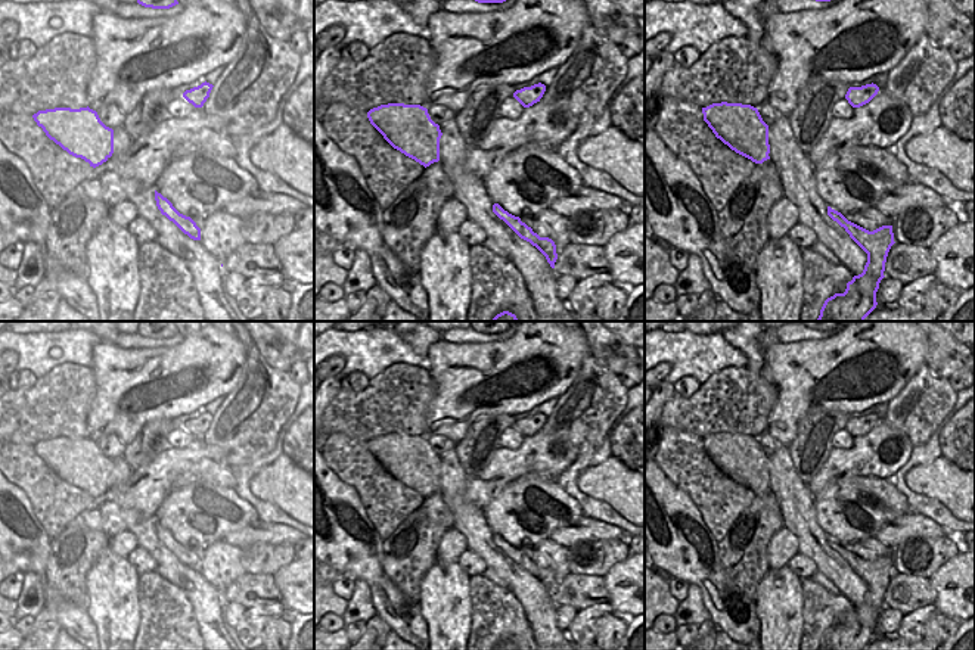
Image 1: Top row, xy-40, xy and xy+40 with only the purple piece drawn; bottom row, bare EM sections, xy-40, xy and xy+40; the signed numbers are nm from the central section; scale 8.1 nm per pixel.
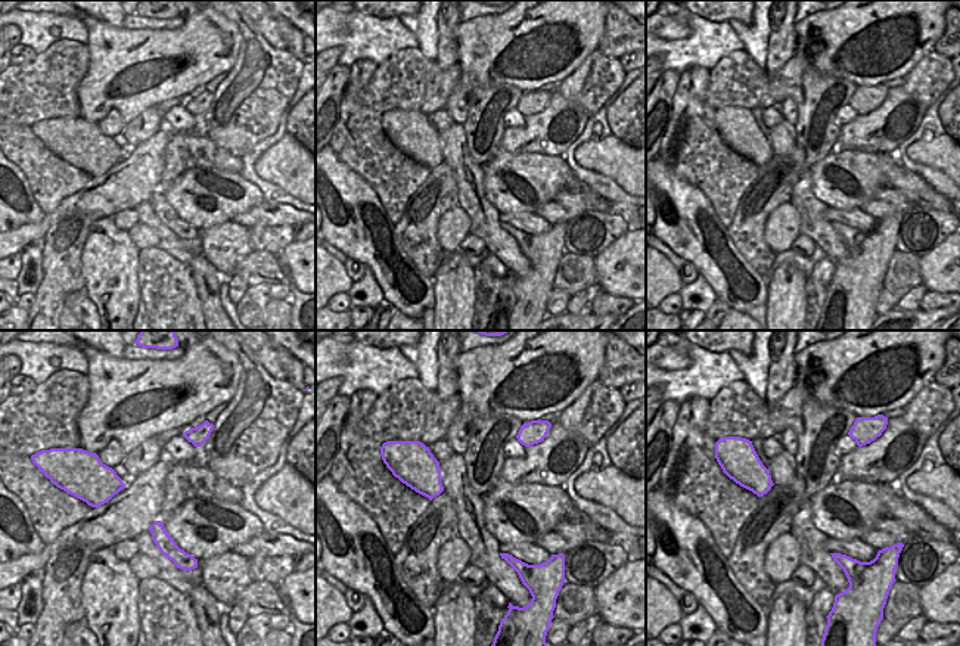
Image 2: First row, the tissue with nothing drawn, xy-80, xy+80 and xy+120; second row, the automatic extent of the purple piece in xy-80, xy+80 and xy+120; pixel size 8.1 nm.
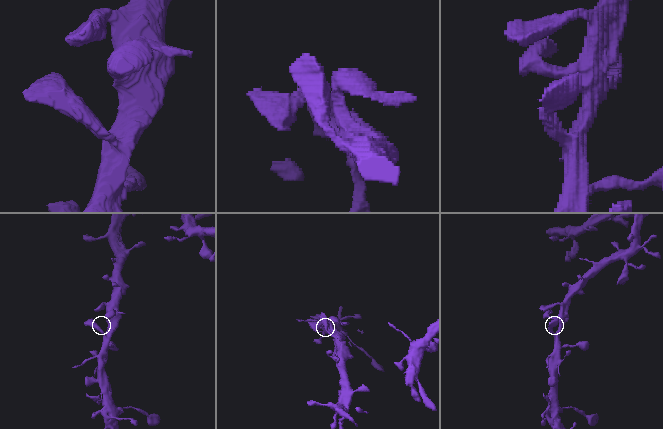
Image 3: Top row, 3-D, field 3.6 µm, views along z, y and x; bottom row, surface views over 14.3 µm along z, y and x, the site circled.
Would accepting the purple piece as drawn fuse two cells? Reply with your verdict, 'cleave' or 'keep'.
keep

